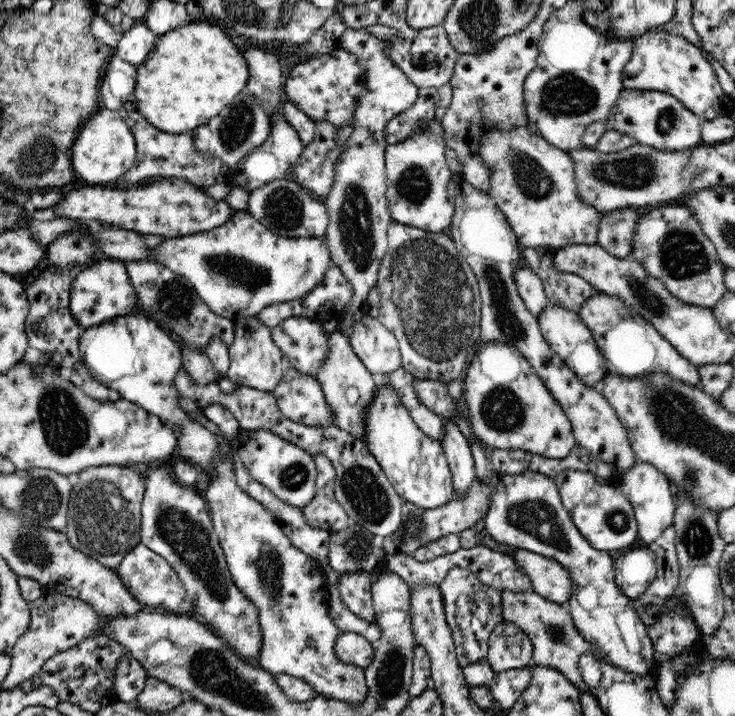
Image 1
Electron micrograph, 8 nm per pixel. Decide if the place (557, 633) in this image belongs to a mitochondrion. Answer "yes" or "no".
yes

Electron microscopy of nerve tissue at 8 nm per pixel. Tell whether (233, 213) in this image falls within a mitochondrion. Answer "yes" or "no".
no

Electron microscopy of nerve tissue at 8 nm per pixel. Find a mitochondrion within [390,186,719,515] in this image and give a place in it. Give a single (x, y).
(682, 256)

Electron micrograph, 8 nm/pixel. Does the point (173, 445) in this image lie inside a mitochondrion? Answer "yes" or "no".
no

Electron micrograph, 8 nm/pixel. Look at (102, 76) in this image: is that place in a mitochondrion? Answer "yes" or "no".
no

